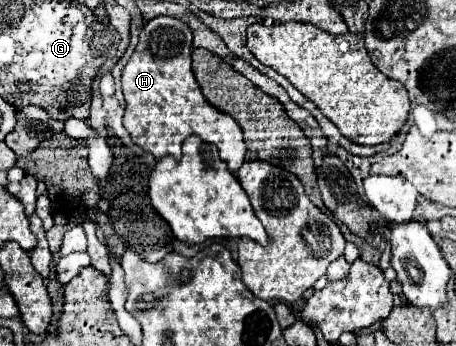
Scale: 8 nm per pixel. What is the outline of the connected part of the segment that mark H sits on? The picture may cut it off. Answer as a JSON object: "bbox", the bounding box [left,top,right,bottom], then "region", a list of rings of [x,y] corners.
{"bbox":[122,16,246,172],"region":[[[158,16],[142,28],[140,42],[122,70],[122,92],[126,98],[124,128],[130,132],[134,144],[148,150],[158,160],[164,156],[178,158],[182,142],[196,134],[204,142],[216,144],[228,170],[238,172],[246,156],[242,128],[230,114],[214,110],[212,104],[206,102],[192,74],[190,54],[192,32],[186,22]]]}

